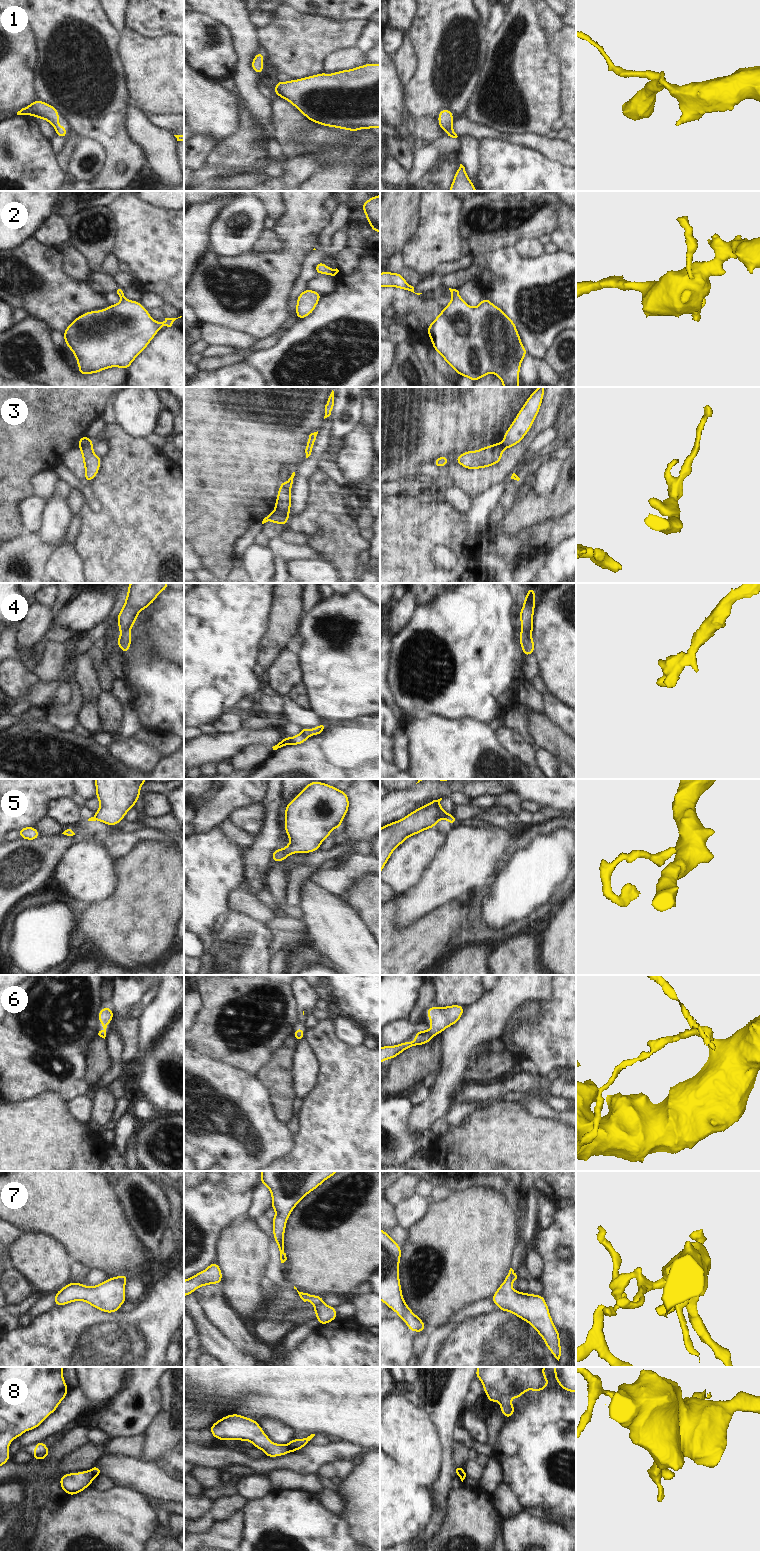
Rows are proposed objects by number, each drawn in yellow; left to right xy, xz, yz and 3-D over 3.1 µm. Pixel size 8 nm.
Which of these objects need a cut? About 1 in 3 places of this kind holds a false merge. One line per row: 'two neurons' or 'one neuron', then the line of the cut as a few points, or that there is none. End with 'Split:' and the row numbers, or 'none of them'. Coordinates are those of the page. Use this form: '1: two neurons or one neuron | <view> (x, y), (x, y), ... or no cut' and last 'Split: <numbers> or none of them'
1: one neuron | no cut
2: one neuron | no cut
3: two neurons | xy (92, 442), (86, 442), (79, 446)
4: one neuron | no cut
5: one neuron | no cut
6: one neuron | no cut
7: one neuron | no cut
8: two neurons | xy (90, 1470), (94, 1476)
Split: 3, 8

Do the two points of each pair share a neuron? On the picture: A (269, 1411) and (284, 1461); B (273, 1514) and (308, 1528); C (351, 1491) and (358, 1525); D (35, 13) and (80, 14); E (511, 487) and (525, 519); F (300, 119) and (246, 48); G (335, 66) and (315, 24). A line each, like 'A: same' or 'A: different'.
A: different
B: same
C: same
D: same
E: different
F: same
G: different

